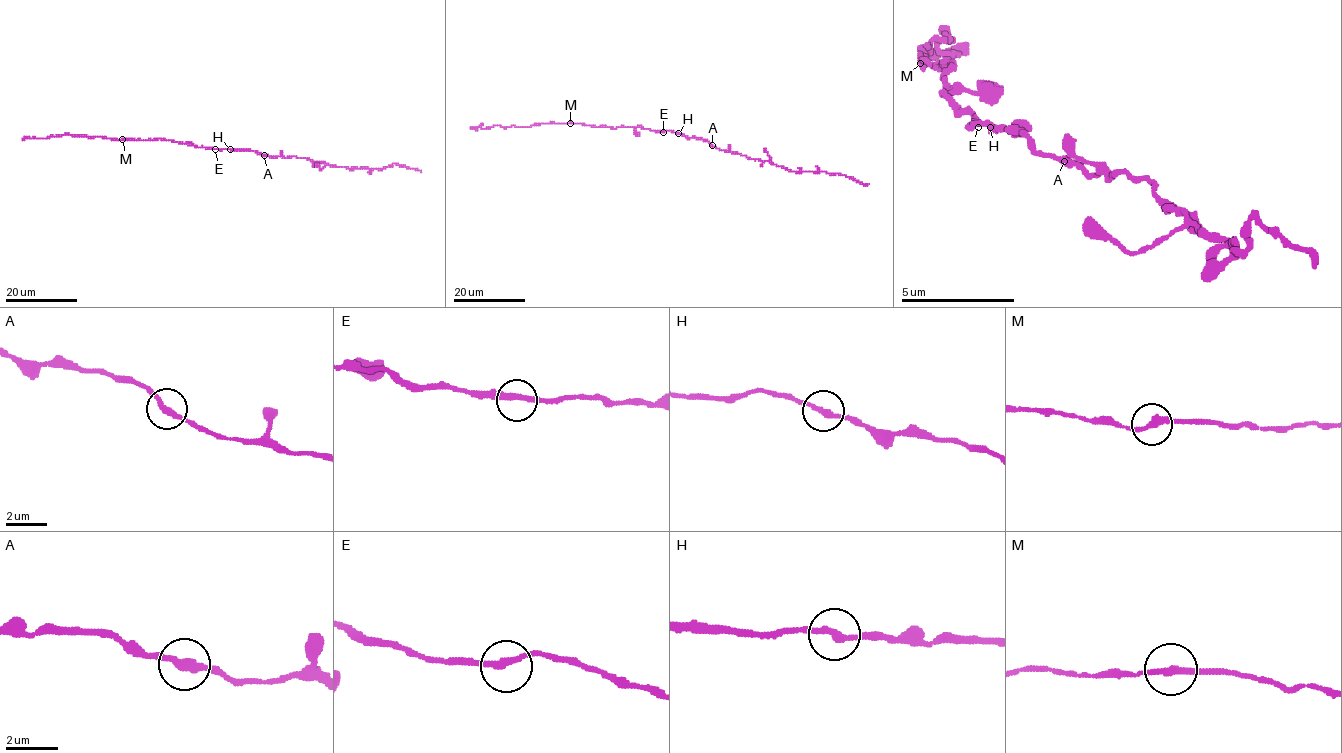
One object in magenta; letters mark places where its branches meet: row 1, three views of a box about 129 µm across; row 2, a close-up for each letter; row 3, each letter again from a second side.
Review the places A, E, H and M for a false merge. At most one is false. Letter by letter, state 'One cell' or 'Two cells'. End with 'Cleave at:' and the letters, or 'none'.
A: One cell
E: One cell
H: One cell
M: One cell
Cleave at: none

